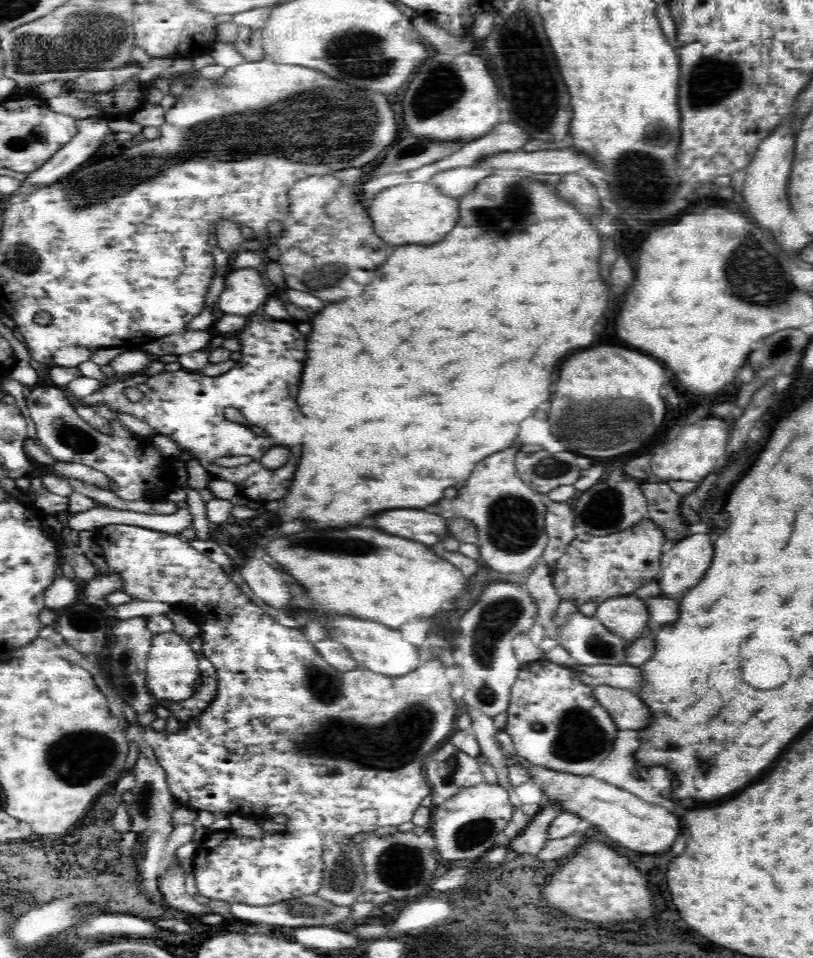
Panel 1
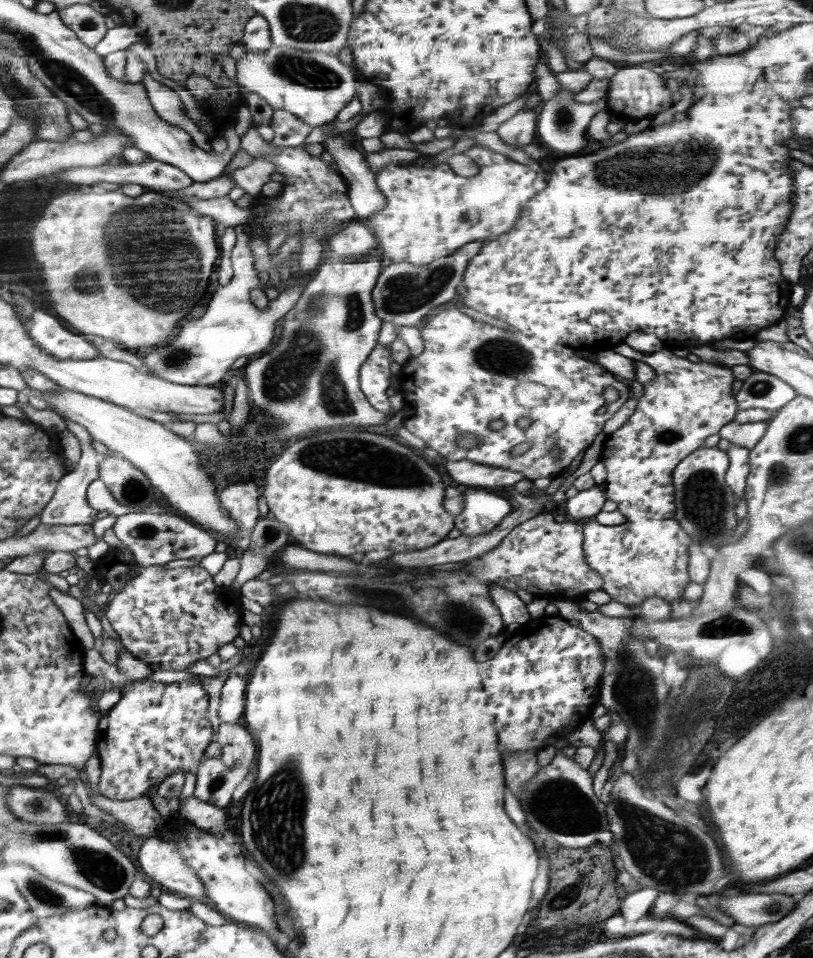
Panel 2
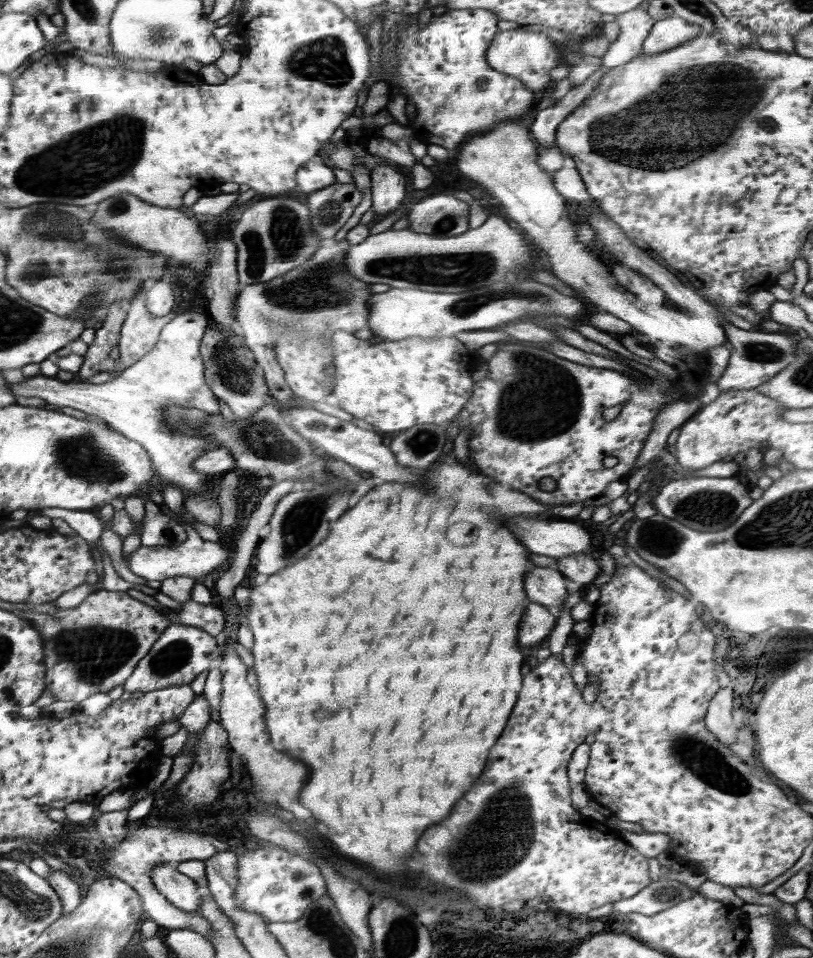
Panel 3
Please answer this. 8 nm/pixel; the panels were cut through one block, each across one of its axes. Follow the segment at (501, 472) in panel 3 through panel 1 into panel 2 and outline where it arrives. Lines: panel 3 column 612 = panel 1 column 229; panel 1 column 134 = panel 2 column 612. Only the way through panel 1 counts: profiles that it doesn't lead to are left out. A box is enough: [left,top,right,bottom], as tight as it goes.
[395,307,629,480]

